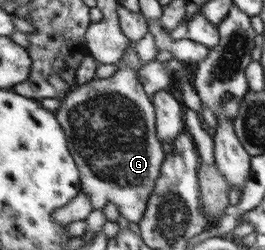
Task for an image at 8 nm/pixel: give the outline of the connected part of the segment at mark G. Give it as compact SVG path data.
M127 40L117 63L121 65L113 75L74 86L52 114L67 136L69 154L79 168L80 191L89 199L91 208L97 210L106 202L113 202L121 217L137 224L154 192L164 160L153 128L154 106L139 86L137 70L122 62L130 46L131 41Z

